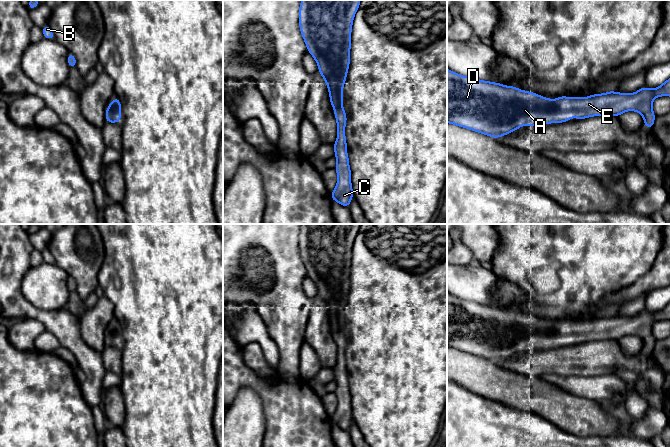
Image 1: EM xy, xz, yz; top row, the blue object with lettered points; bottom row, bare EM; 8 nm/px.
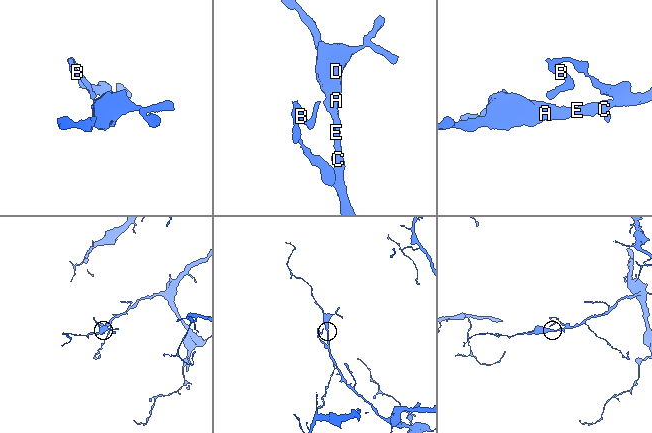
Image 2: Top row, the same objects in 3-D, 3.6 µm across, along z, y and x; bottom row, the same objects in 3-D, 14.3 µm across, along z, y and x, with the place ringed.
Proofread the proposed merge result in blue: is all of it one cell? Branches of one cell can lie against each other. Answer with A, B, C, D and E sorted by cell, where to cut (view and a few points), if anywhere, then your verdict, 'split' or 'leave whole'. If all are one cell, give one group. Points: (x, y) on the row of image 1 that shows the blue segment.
A B C D E | no cut | leave whole

